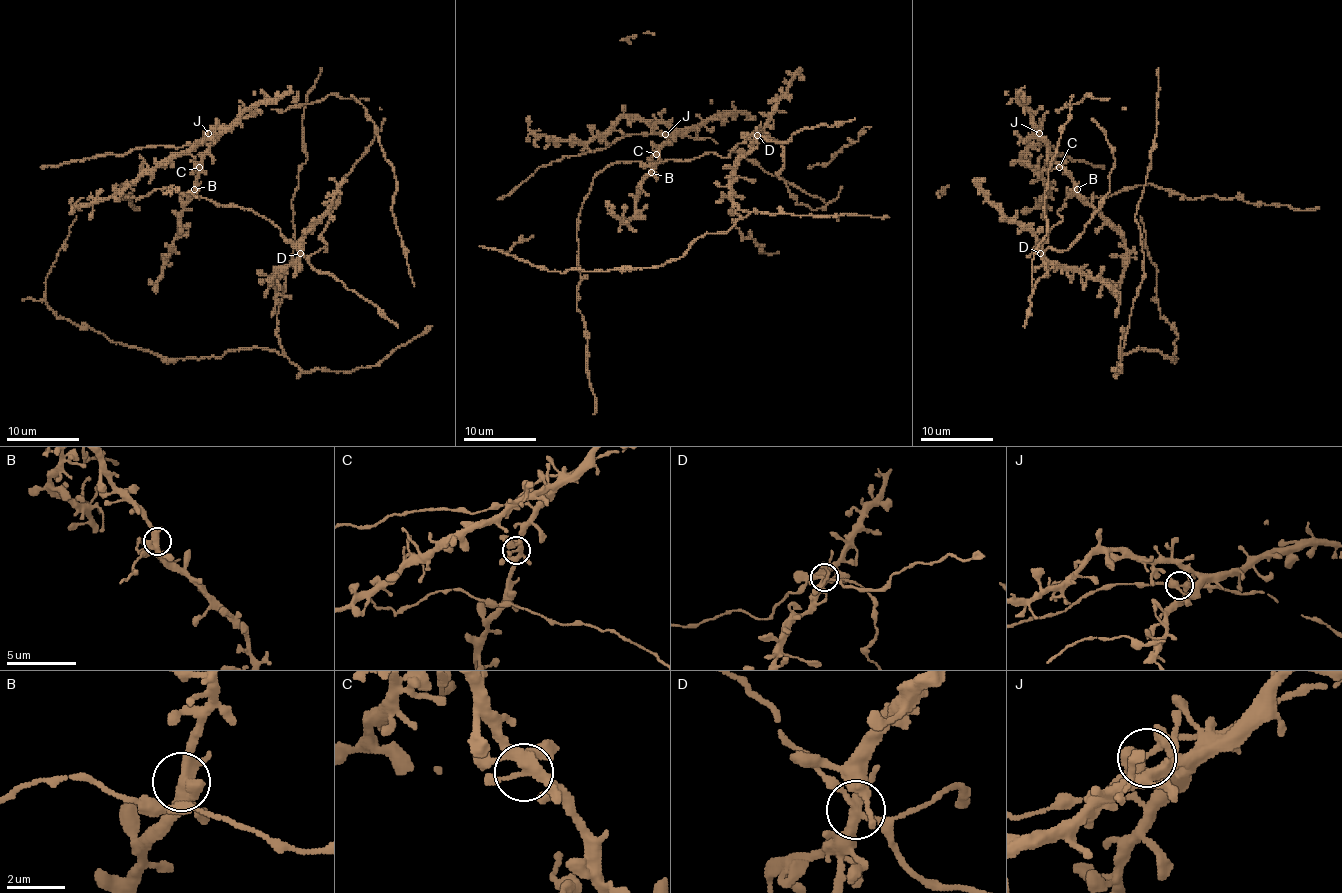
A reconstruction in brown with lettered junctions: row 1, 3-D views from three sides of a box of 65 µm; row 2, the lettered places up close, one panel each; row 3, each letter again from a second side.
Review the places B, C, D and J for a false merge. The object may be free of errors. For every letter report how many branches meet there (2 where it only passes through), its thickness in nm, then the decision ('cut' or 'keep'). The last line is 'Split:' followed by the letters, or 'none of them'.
B: 5 | 400 nm | keep
C: 5 | 300 nm | keep
D: 5 | 320 nm | keep
J: 5 | 360 nm | keep
Split: none of them

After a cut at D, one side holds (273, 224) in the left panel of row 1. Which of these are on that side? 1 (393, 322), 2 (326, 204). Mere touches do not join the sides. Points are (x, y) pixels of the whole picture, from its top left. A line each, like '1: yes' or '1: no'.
1: no
2: yes

